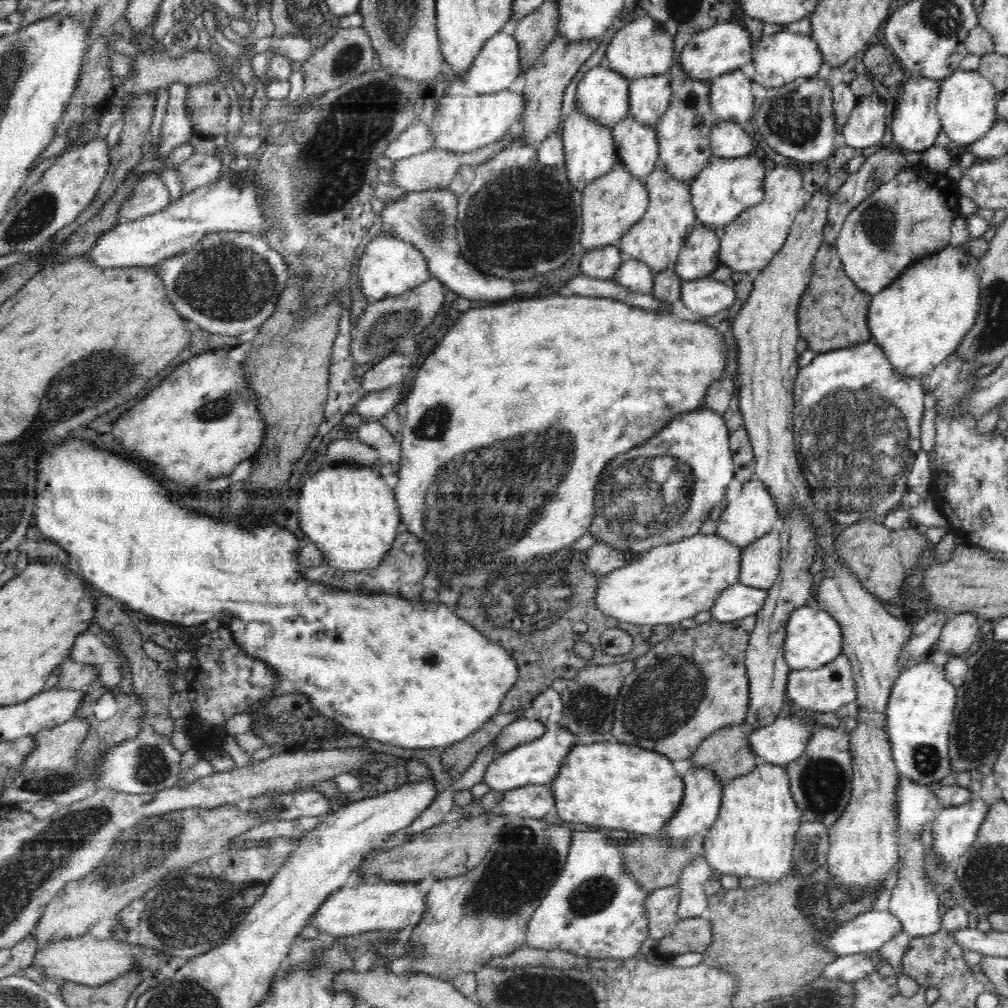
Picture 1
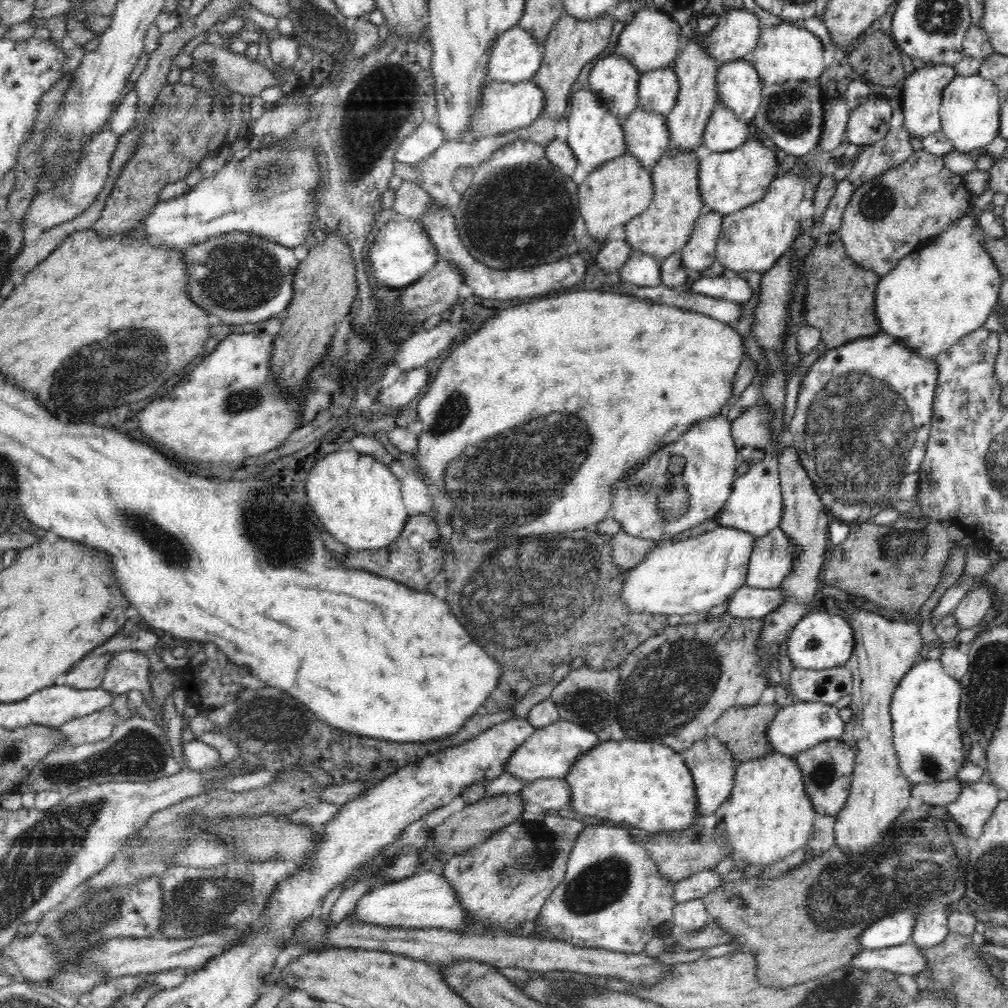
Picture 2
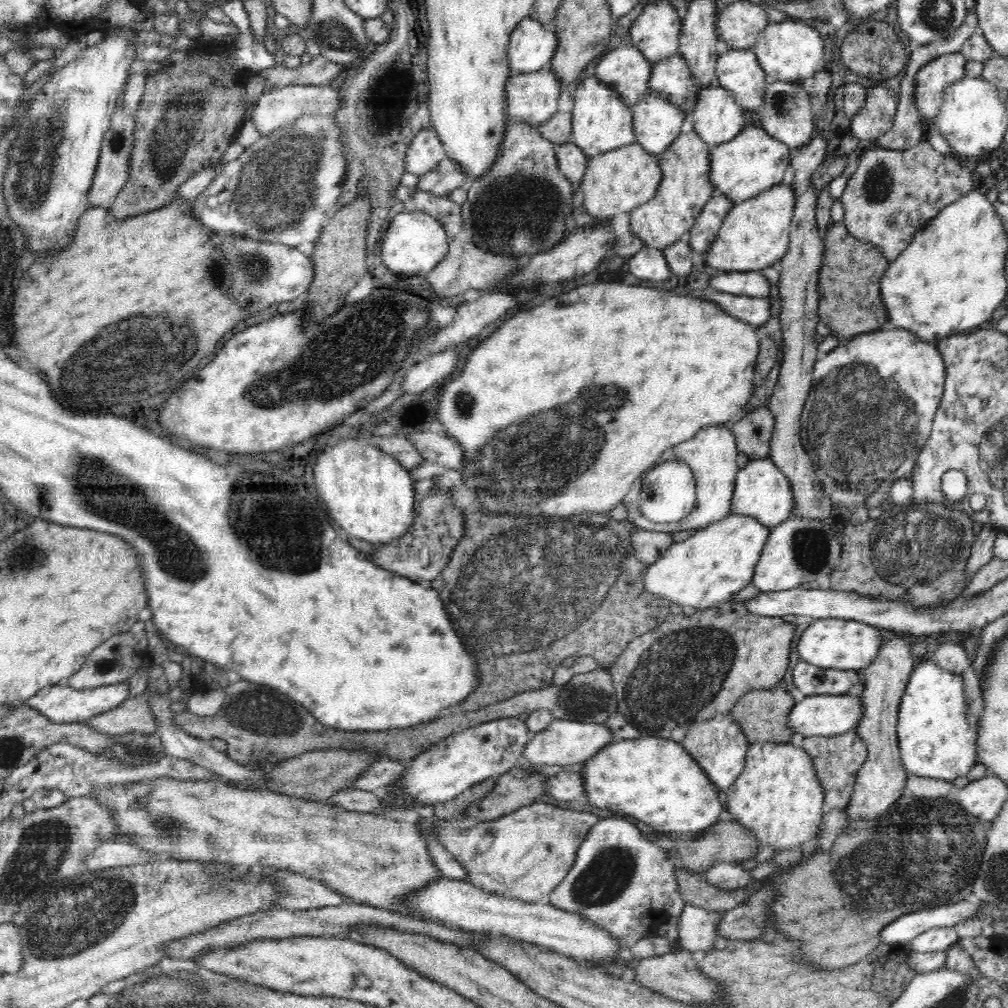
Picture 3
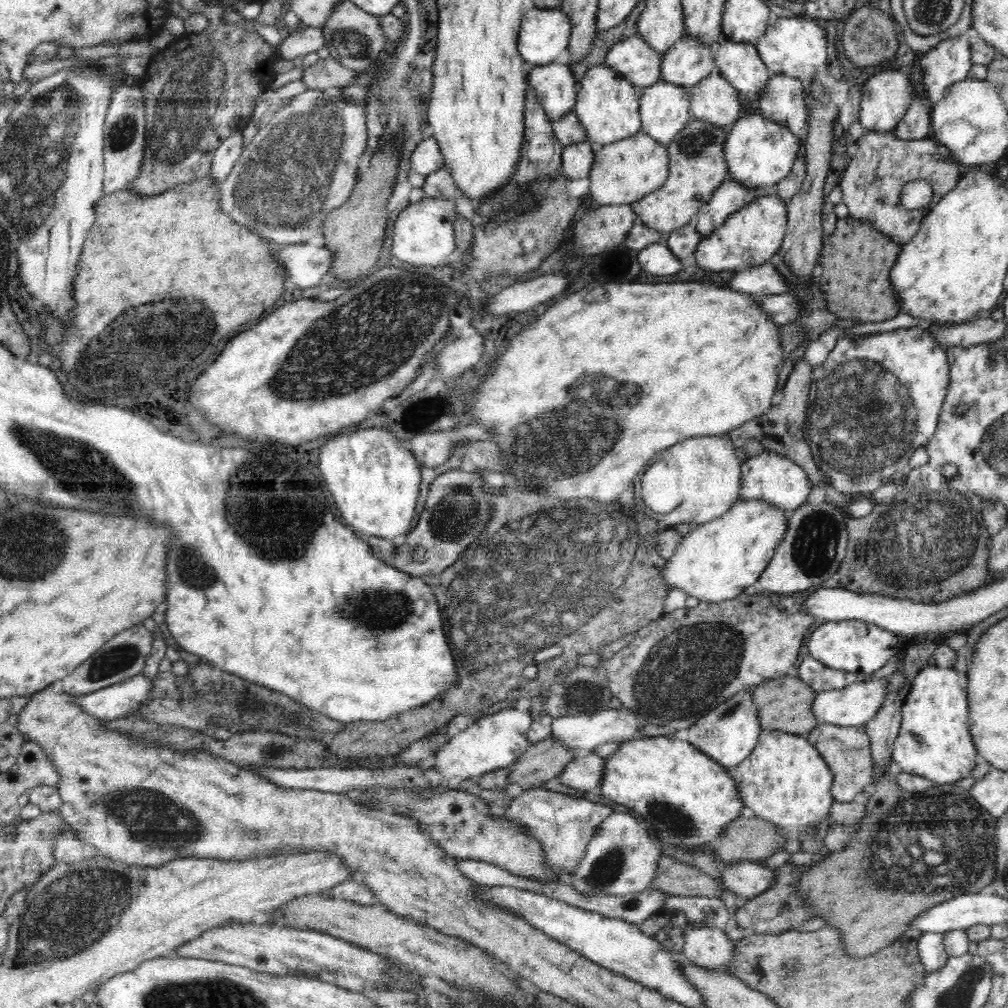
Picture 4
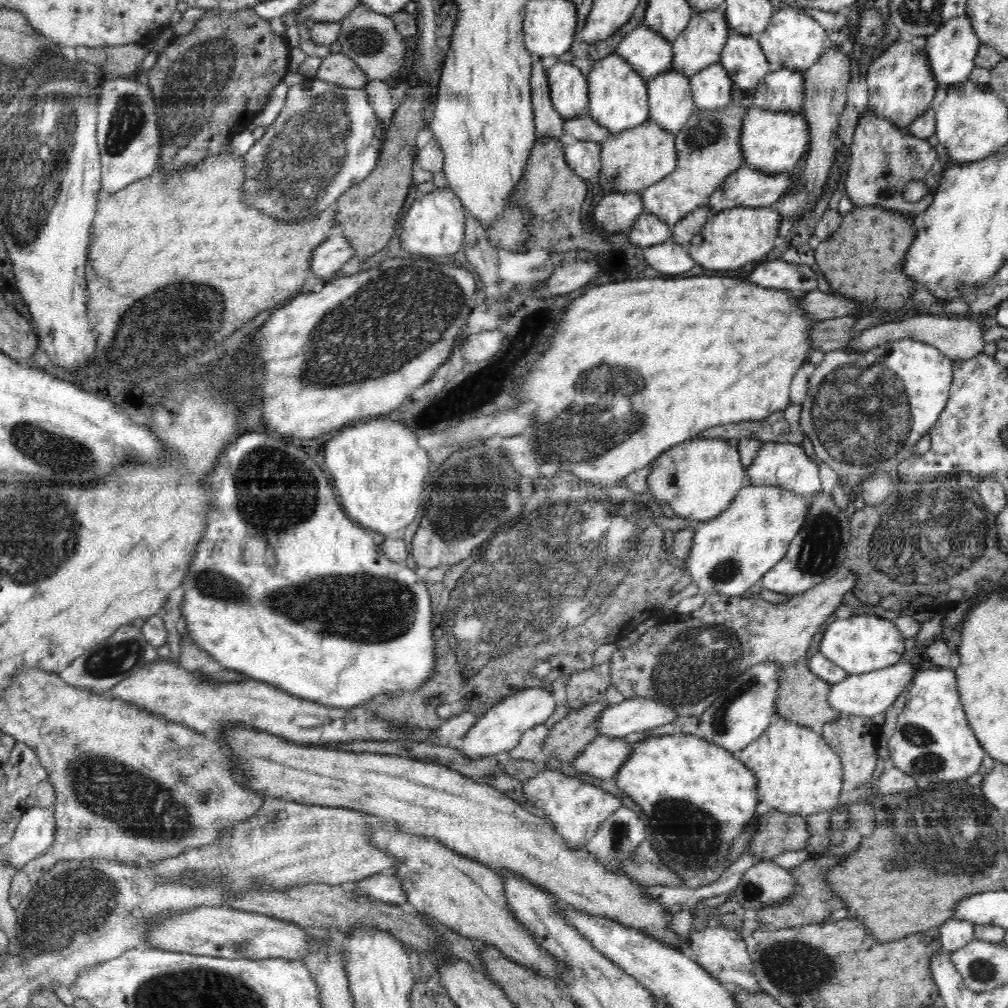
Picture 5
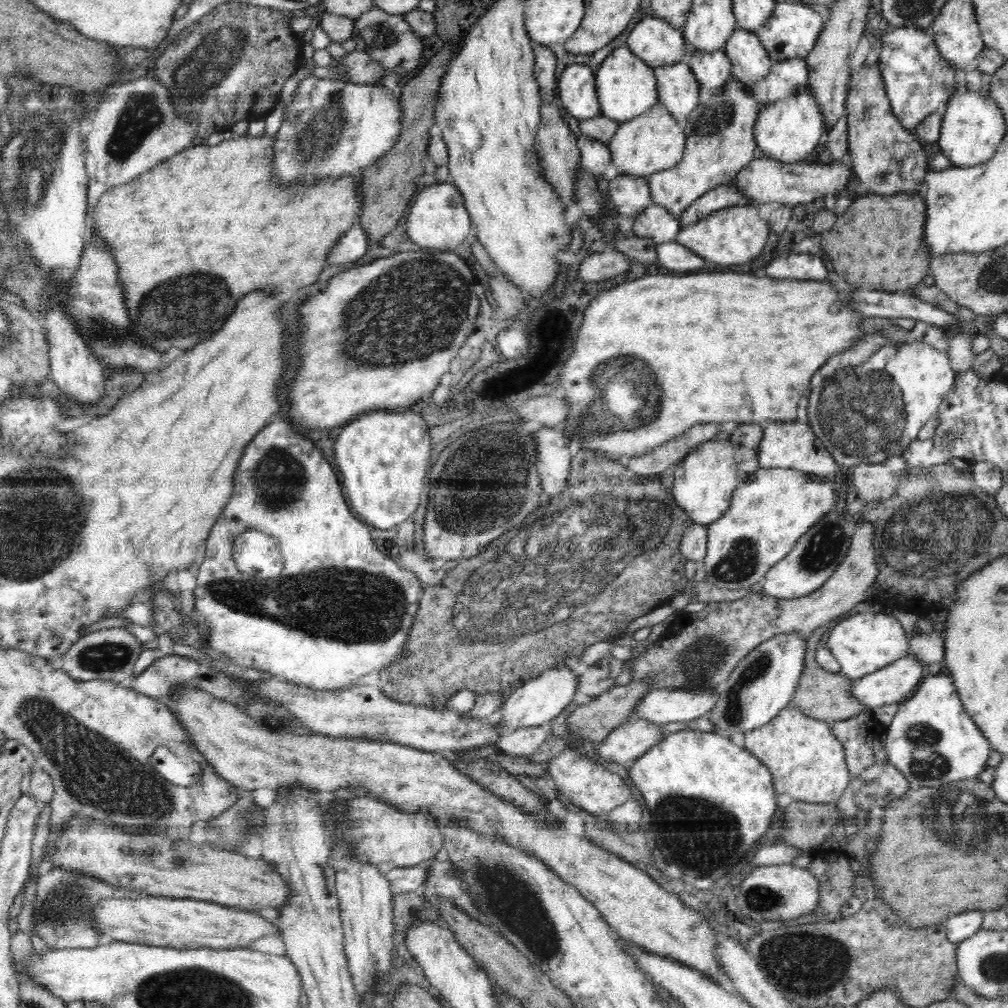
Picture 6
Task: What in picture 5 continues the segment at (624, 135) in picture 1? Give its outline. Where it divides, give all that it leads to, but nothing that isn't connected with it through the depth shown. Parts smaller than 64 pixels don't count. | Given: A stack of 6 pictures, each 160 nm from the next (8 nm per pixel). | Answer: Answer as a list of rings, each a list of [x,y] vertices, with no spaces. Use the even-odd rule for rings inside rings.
[[[668,70],[647,81],[649,119],[666,132],[678,134],[697,110],[690,79],[681,72]]]

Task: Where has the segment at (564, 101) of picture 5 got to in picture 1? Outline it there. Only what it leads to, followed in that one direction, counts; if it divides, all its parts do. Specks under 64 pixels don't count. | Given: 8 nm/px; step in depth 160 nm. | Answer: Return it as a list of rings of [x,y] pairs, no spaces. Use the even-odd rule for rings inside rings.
[[[452,81],[451,86],[449,92],[441,97],[428,121],[434,136],[433,148],[436,150],[449,150],[456,154],[480,150],[506,135],[510,126],[516,120],[521,120],[525,111],[525,98],[508,89],[492,92],[492,94],[475,94],[465,88],[461,81]]]

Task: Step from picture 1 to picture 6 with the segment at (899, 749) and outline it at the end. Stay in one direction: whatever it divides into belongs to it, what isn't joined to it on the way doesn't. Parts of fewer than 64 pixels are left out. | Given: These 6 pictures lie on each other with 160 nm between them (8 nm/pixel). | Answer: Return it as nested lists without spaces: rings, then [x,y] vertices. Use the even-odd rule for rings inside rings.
[[[928,673],[924,676],[914,696],[908,700],[904,700],[904,702],[899,705],[899,710],[896,712],[892,723],[886,729],[886,734],[884,737],[886,743],[887,761],[892,766],[895,766],[908,779],[909,786],[912,789],[922,787],[938,788],[941,784],[955,783],[957,780],[978,779],[979,774],[986,770],[986,767],[988,766],[988,759],[990,758],[990,752],[993,751],[992,745],[990,745],[990,742],[986,739],[986,736],[984,736],[983,732],[978,729],[978,726],[974,723],[974,720],[972,720],[972,718],[964,712],[964,706],[956,693],[954,680],[951,676],[933,676]]]

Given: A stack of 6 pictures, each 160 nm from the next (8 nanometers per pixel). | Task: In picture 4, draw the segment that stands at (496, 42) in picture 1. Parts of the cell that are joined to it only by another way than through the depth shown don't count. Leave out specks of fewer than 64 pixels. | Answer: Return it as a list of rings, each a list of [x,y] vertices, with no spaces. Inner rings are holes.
[[[560,8],[530,9],[524,15],[517,49],[526,63],[544,65],[563,59],[571,37],[571,24]]]

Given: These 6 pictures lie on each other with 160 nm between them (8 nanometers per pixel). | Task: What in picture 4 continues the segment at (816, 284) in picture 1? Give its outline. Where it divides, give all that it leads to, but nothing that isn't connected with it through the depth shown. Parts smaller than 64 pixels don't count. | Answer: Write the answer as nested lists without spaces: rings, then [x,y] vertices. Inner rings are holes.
[[[838,219],[832,234],[824,236],[820,250],[817,279],[819,290],[827,299],[827,310],[840,320],[882,322],[896,316],[901,308],[899,298],[889,277],[898,260],[902,244],[870,227],[870,223],[852,219]]]

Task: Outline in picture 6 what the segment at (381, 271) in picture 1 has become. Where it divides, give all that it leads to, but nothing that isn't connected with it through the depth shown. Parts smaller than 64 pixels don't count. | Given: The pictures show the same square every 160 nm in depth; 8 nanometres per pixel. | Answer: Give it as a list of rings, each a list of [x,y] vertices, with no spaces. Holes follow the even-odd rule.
[[[450,180],[436,182],[422,190],[414,204],[410,206],[410,214],[406,218],[408,238],[423,248],[438,251],[456,248],[466,240],[470,228],[472,228],[472,220],[464,205],[464,198]]]

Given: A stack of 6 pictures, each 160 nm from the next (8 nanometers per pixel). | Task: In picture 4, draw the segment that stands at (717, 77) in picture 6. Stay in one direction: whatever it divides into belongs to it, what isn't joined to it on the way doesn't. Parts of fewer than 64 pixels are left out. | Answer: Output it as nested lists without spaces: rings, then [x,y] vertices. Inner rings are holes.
[[[713,72],[690,88],[690,114],[693,120],[711,122],[714,126],[726,128],[740,119],[739,113],[745,108],[740,94],[719,72]]]

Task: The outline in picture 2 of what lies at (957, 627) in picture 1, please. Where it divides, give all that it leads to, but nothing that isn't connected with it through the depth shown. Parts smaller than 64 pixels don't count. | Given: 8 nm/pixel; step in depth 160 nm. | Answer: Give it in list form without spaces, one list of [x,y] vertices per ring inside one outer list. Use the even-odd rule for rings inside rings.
[[[975,585],[960,600],[956,606],[954,616],[959,630],[972,628],[979,624],[980,620],[986,616],[992,604],[993,590],[989,586]]]

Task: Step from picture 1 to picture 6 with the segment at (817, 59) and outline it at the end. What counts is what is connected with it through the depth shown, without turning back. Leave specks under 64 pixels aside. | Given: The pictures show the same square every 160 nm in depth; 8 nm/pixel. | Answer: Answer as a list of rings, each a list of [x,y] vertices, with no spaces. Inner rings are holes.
[[[797,1],[777,2],[772,16],[766,20],[764,26],[754,31],[755,35],[761,40],[769,59],[773,62],[782,62],[788,58],[804,58],[810,54],[820,32],[824,30],[825,20],[820,13],[814,11],[810,5]]]

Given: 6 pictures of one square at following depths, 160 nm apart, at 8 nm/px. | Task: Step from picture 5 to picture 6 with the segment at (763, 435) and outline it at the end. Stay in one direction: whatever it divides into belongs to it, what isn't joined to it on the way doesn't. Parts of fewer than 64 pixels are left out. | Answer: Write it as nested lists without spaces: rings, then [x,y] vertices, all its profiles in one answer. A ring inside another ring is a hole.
[[[702,423],[691,426],[680,436],[674,436],[666,444],[654,448],[650,454],[630,458],[627,462],[628,470],[632,471],[641,480],[648,480],[655,474],[660,474],[681,461],[690,451],[699,444],[714,439],[720,432],[720,423]]]

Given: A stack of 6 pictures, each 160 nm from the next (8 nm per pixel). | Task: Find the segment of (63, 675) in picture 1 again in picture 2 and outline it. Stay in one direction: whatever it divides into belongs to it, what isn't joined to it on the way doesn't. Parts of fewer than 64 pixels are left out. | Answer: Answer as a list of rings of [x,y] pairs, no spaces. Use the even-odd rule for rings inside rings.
[[[106,652],[100,656],[84,656],[70,670],[65,685],[79,690],[99,688],[107,672],[107,660],[115,652]]]

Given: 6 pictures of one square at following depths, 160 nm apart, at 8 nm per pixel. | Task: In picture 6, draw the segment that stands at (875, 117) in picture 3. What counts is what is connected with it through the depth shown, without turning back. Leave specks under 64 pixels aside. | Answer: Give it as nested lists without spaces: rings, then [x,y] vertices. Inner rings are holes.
[[[892,27],[883,37],[878,65],[892,112],[909,130],[933,112],[946,107],[956,93],[954,75],[957,70],[951,62],[941,58],[935,40],[932,35],[924,33],[924,28]]]

